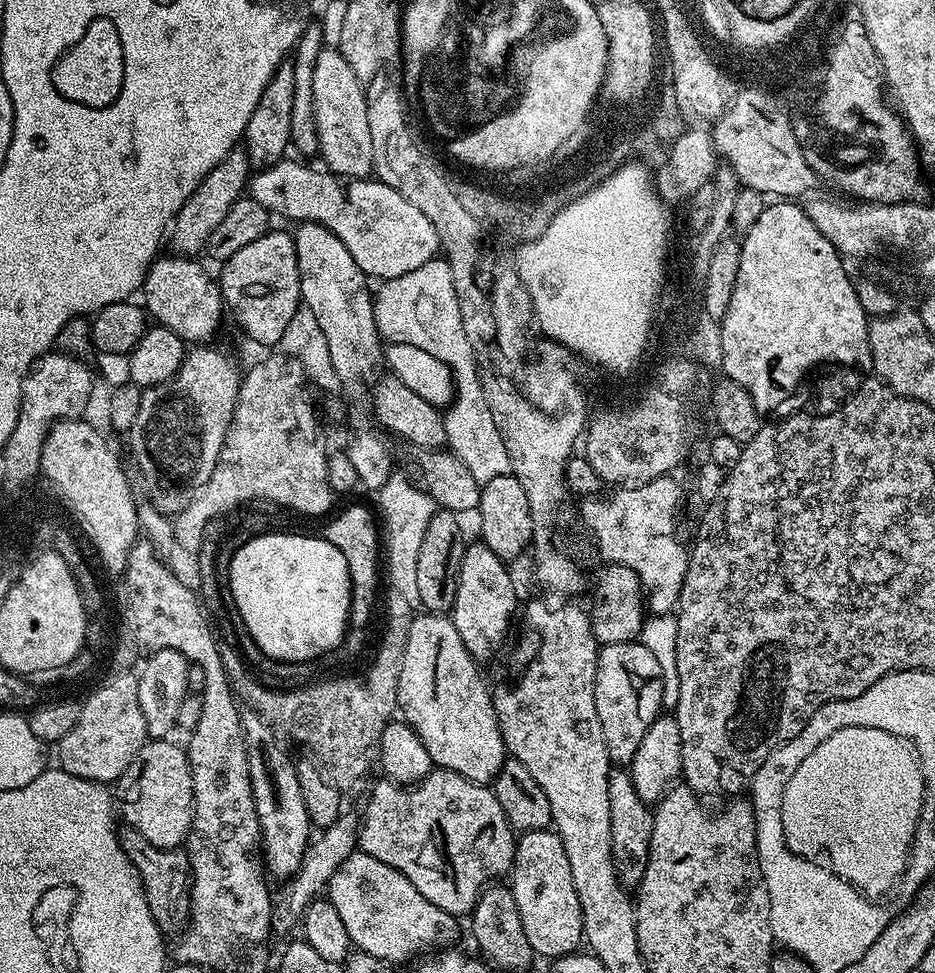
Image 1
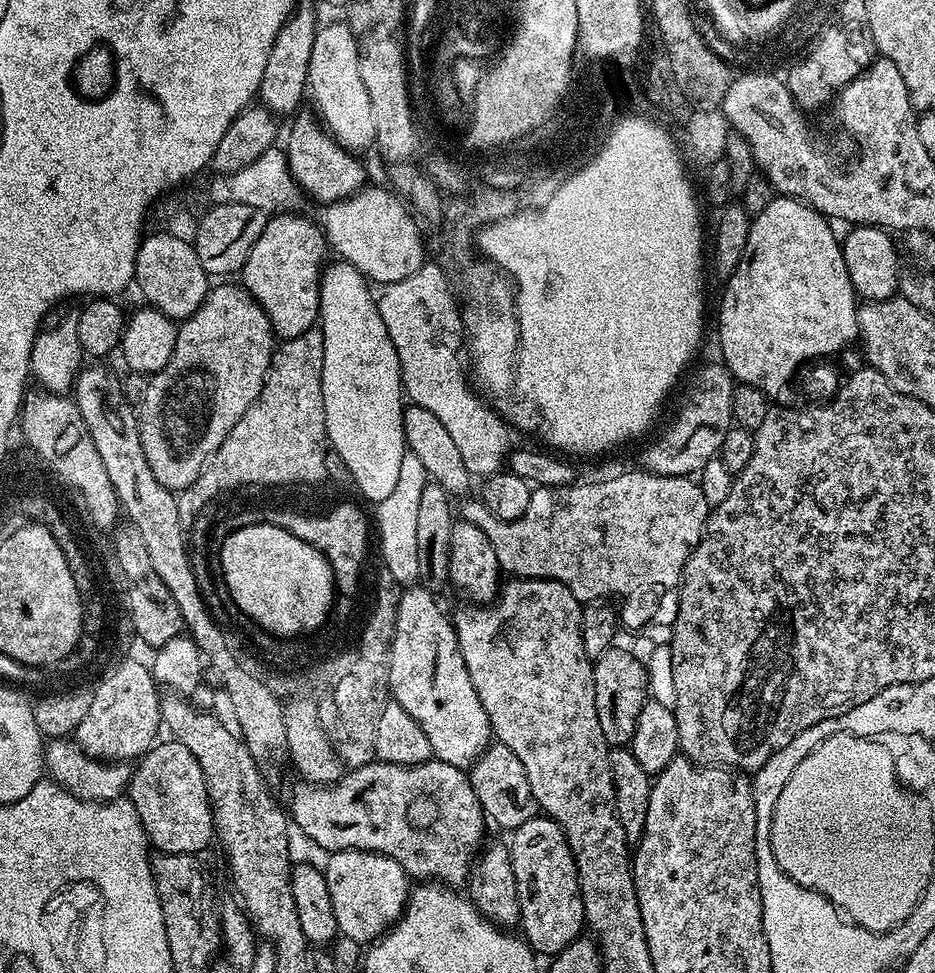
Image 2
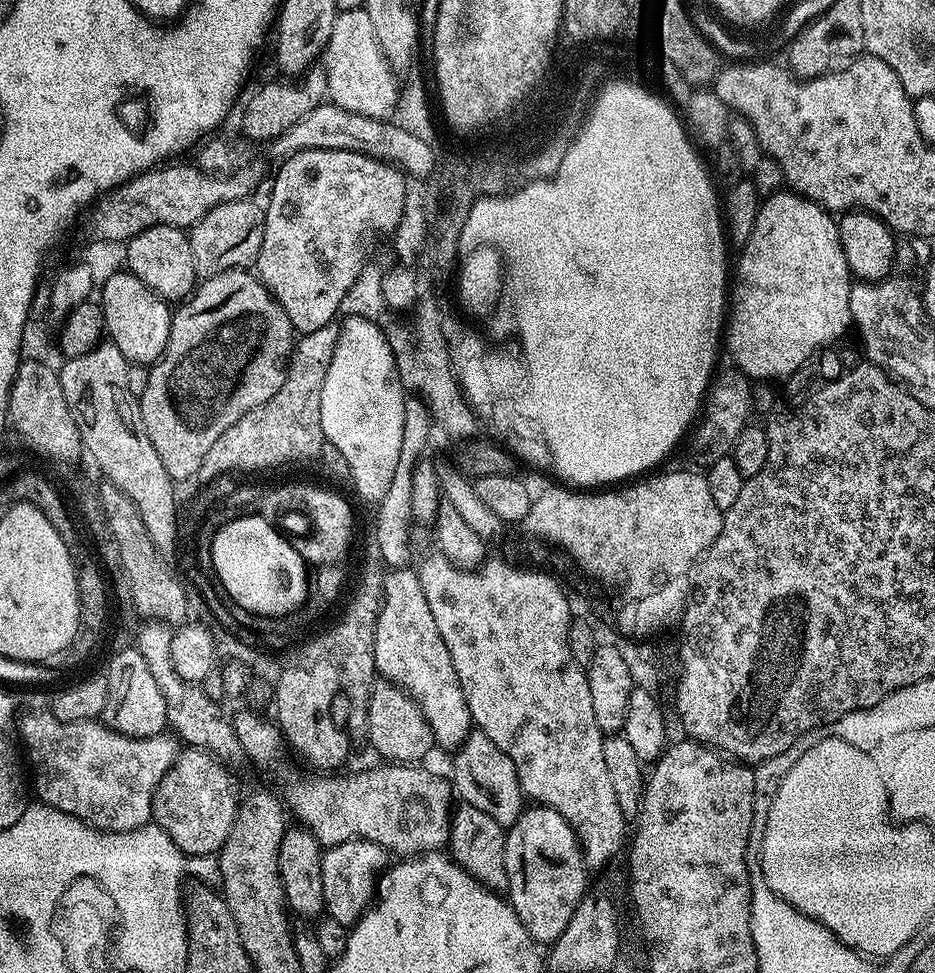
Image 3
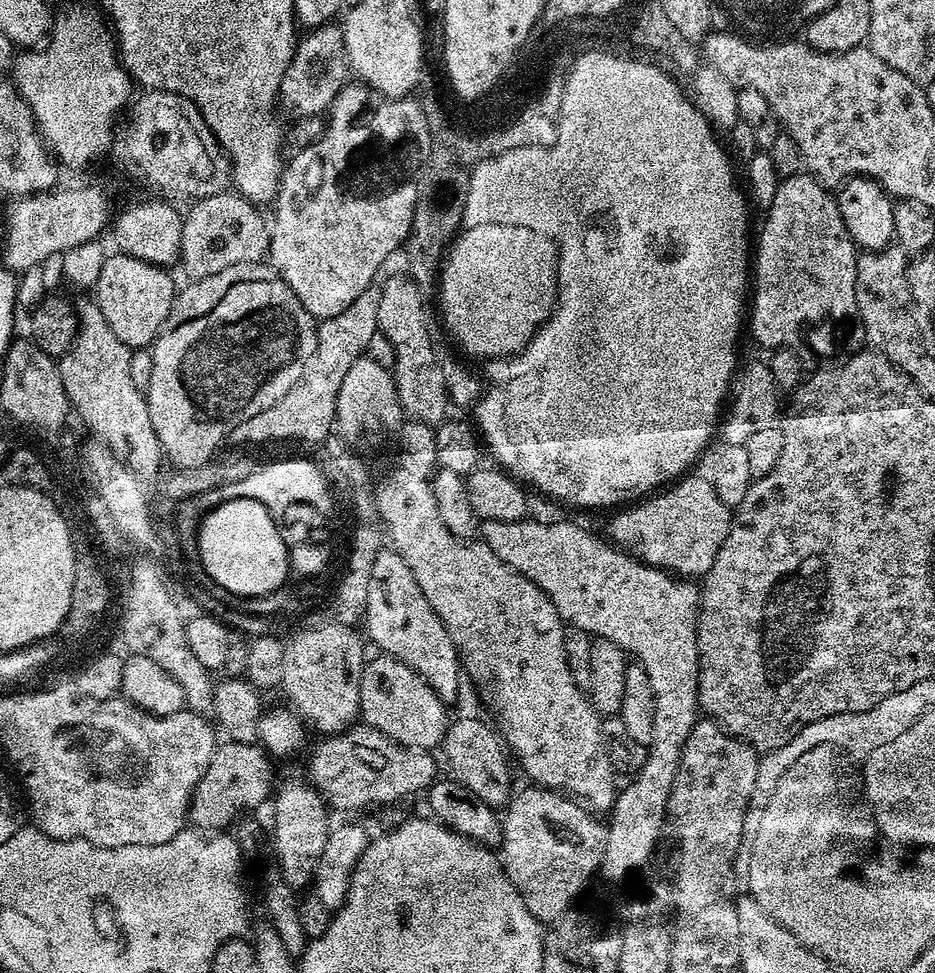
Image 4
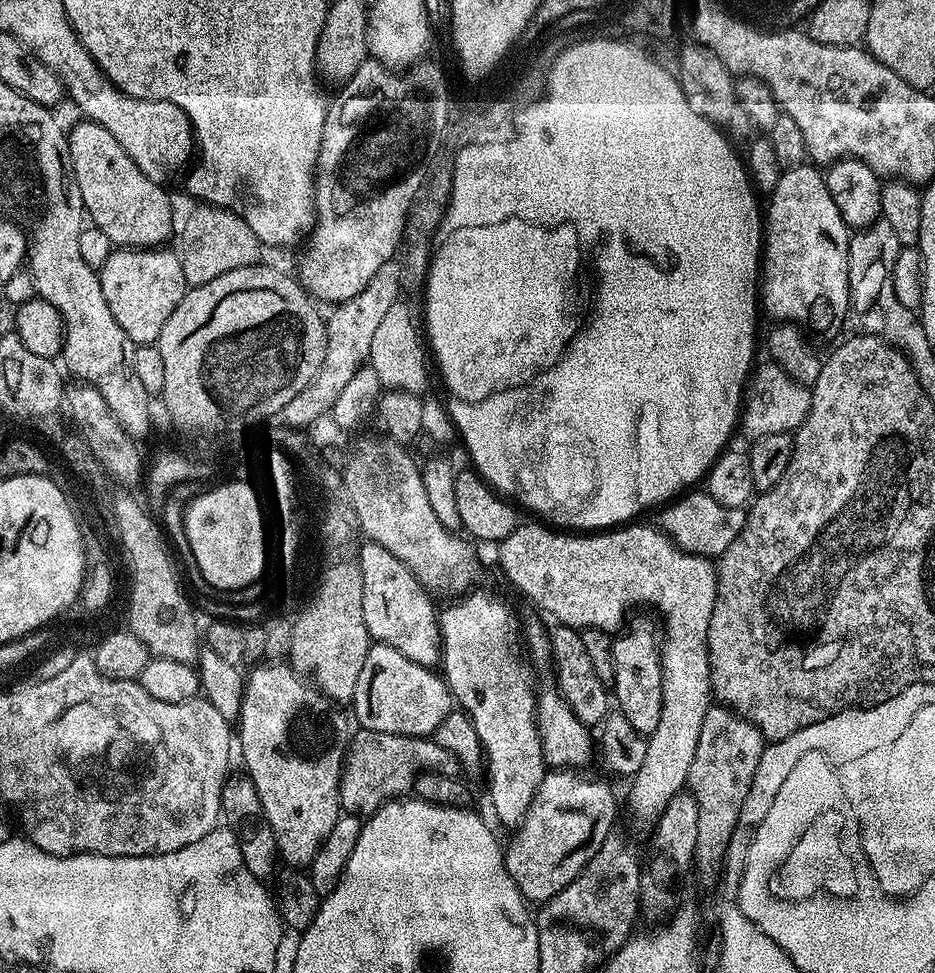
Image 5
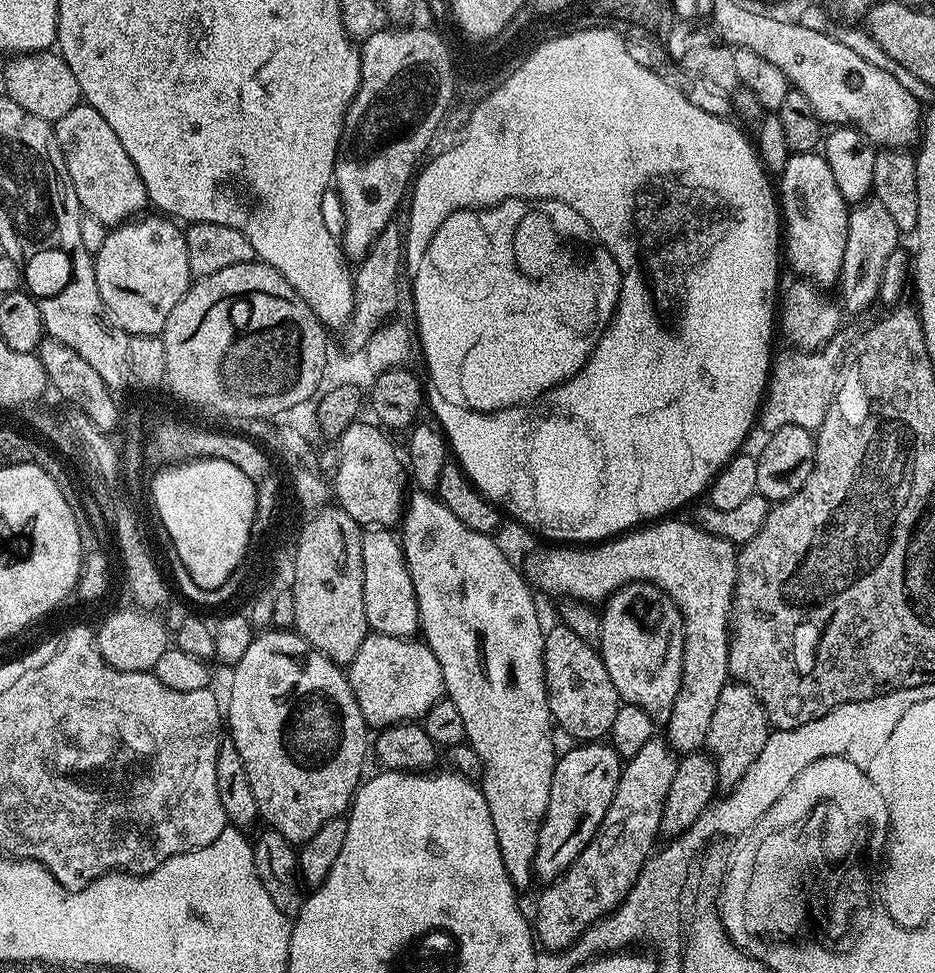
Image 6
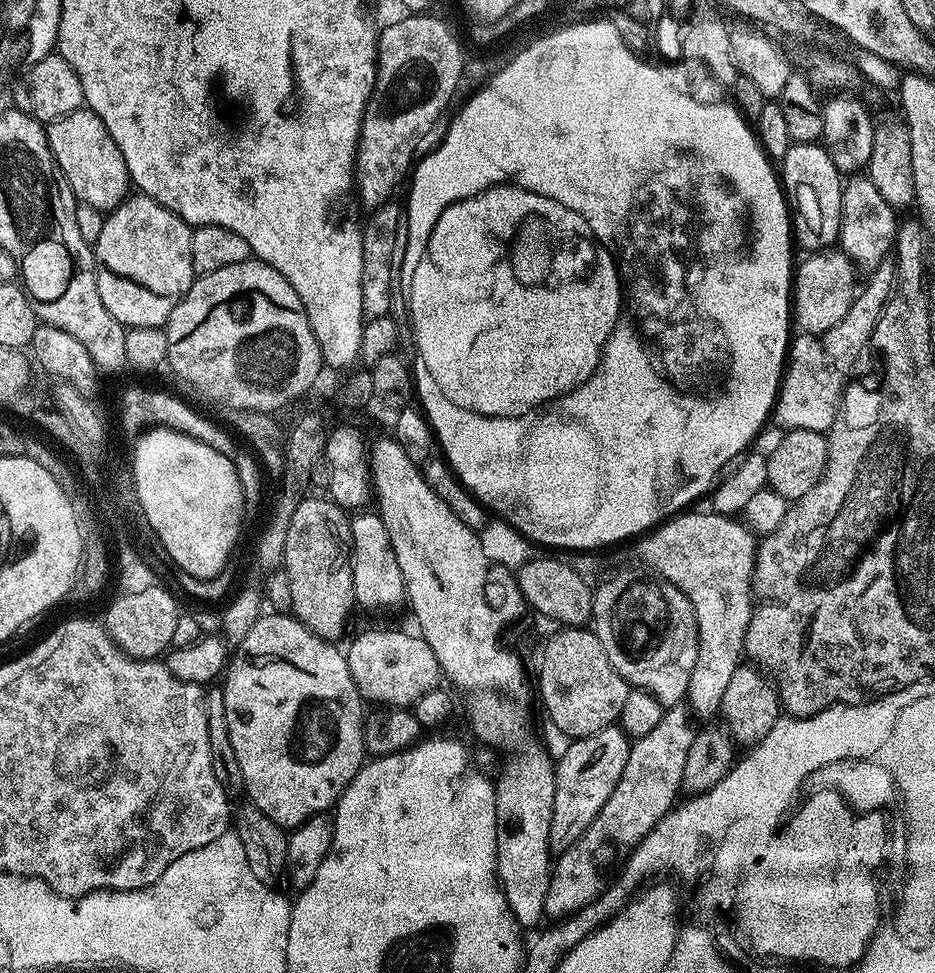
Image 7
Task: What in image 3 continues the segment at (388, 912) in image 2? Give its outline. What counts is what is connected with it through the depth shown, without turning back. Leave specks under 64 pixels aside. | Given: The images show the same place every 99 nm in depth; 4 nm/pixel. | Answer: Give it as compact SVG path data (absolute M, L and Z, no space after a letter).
M353 838L341 844L331 845L320 857L324 912L345 926L355 924L365 908L373 903L376 881L385 871L388 859L390 860L390 856L385 848L369 840Z

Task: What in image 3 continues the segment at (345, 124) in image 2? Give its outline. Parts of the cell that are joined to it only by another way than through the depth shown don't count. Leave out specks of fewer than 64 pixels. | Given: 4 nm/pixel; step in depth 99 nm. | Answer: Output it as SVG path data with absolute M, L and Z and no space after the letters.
M363 7L351 8L348 12L337 11L332 33L322 53L322 72L331 103L358 115L383 117L384 111L397 103L392 96L392 76L388 76L384 60L380 60L383 52L370 22L370 14Z

